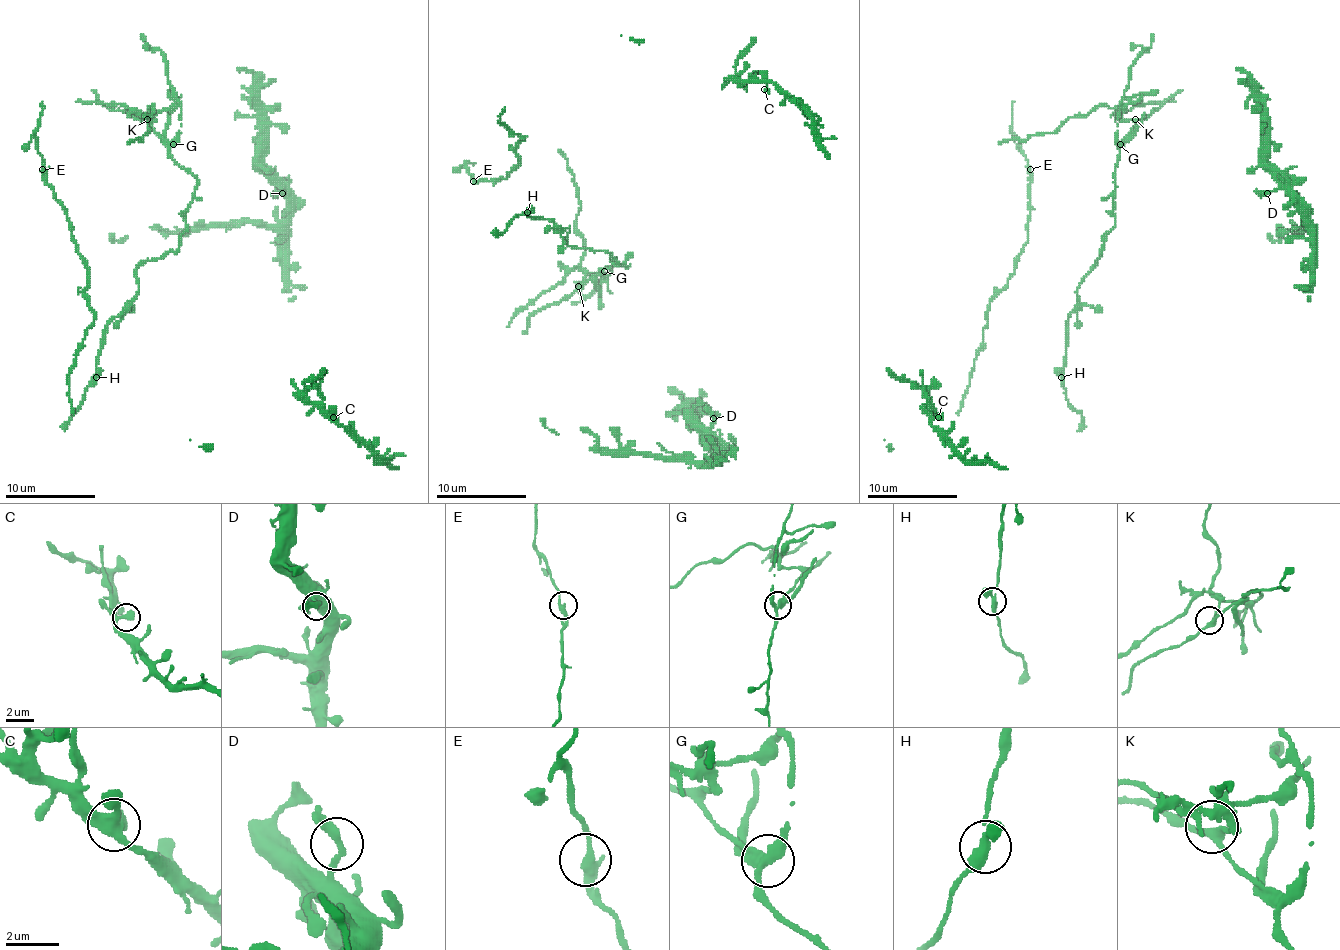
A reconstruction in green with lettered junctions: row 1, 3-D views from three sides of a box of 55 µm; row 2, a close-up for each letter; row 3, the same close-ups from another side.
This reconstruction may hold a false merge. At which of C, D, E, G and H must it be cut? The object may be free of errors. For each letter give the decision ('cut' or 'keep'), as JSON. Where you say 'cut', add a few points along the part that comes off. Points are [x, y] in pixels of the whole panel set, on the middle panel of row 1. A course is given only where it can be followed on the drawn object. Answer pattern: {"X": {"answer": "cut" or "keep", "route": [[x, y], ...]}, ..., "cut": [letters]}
{"C": {"answer": "keep"}, "D": {"answer": "keep"}, "E": {"answer": "keep"}, "G": {"answer": "cut", "route": [[603, 271], [583, 286], [585, 246], [576, 219], [581, 206], [574, 174], [558, 150]]}, "H": {"answer": "keep"}, "cut": ["G"]}

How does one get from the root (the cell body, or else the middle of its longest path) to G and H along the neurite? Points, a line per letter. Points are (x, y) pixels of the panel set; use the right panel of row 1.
G: (1099, 254), (1104, 247), (1104, 236), (1115, 225), (1113, 193), (1120, 144)
H: (1099, 254), (1097, 265), (1077, 290), (1077, 305), (1068, 314), (1061, 377)

